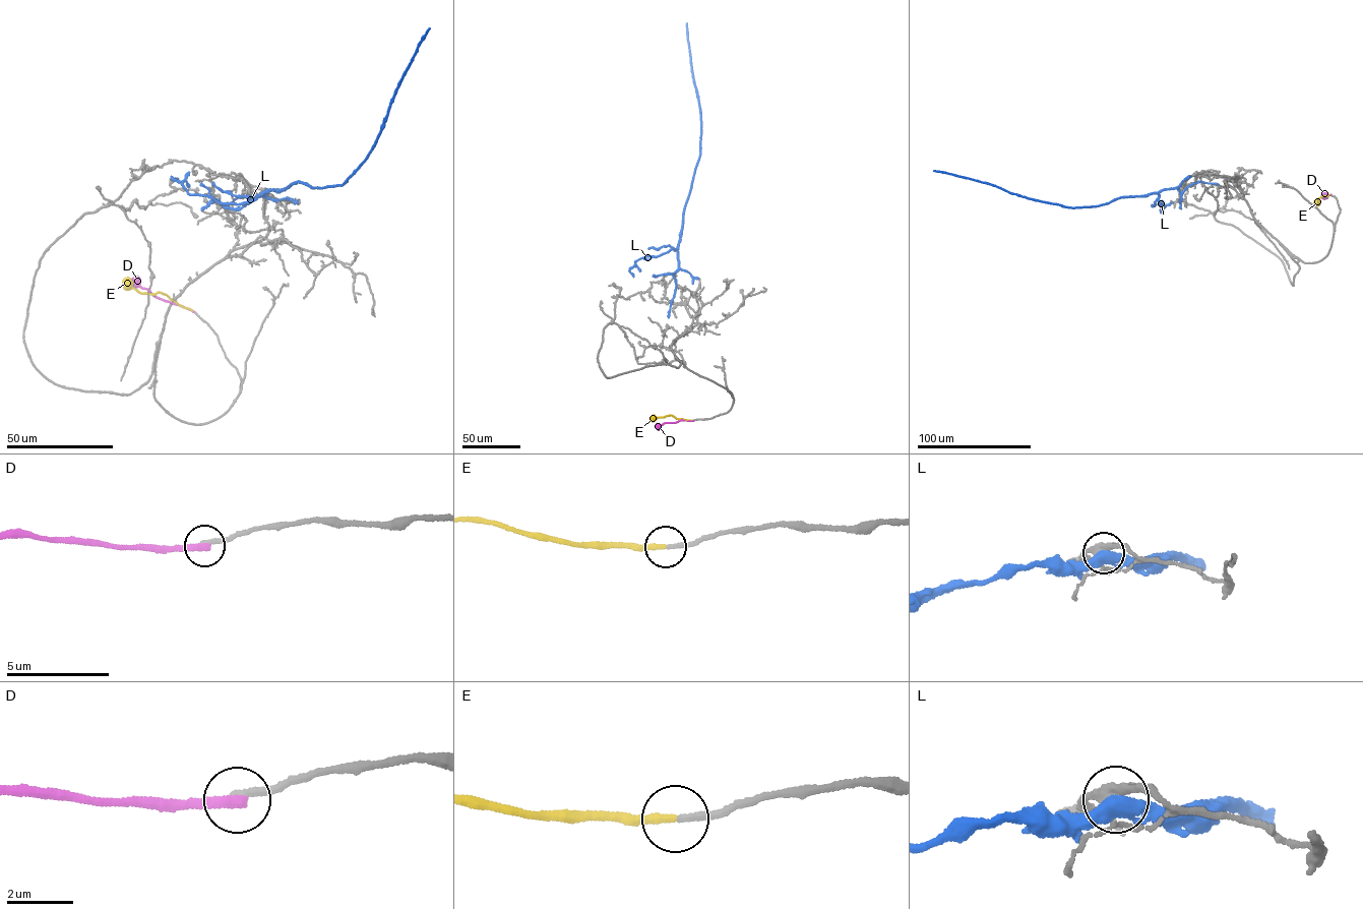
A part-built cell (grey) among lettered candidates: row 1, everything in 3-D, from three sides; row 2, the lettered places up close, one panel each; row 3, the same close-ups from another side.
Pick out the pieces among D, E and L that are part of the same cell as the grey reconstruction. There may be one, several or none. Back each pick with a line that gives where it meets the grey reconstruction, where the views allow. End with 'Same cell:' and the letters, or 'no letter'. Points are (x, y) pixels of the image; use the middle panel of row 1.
E: meets grey at (692, 420)
Same cell: E

